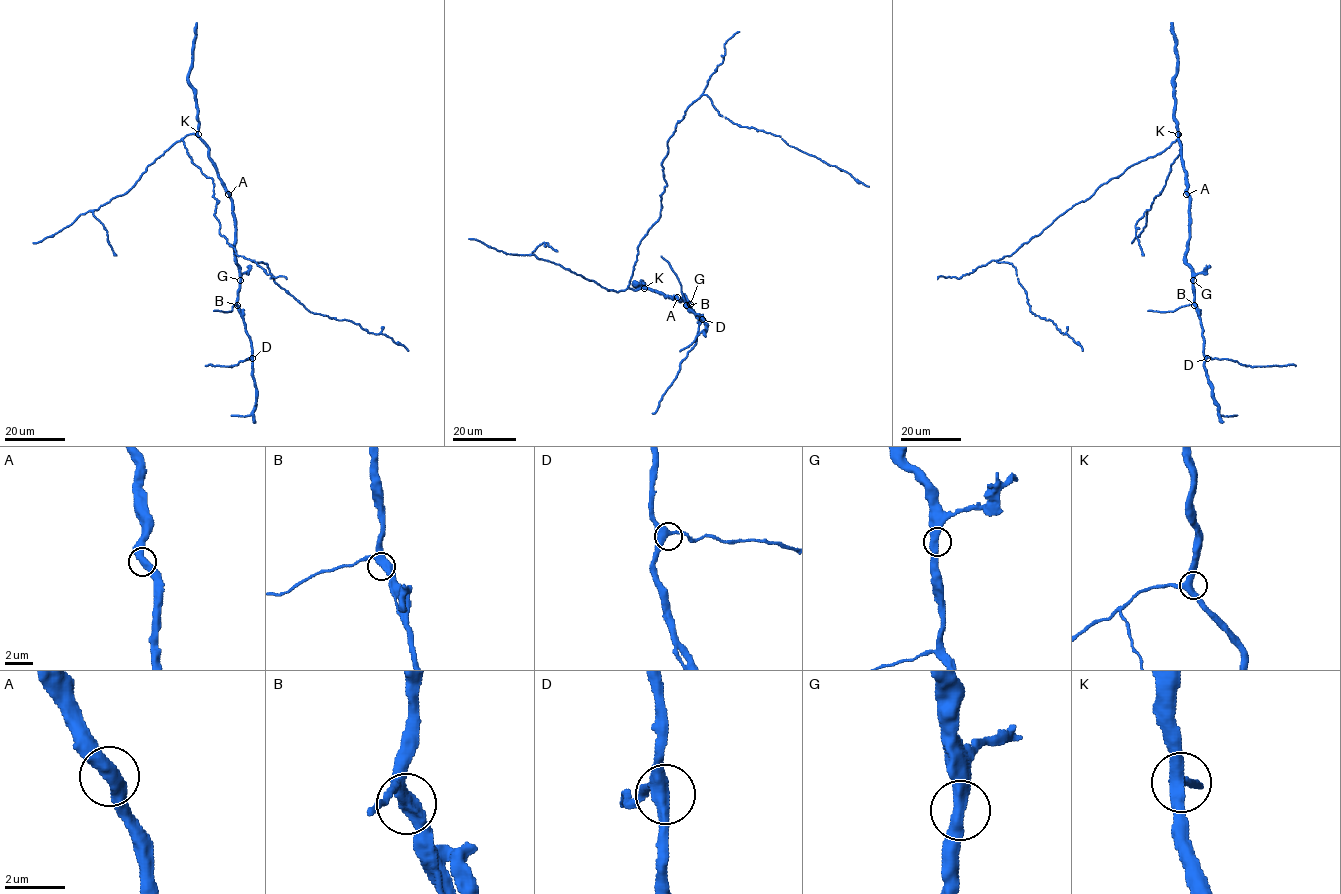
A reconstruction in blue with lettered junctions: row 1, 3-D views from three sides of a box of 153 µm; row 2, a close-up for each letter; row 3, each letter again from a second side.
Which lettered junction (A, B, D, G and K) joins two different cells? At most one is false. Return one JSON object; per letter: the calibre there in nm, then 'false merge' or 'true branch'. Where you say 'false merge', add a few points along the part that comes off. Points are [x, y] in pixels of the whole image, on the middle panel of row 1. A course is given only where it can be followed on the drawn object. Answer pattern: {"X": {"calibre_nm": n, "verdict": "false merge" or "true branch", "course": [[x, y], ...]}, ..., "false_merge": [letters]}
{"A": {"calibre_nm": 460, "verdict": "true branch"}, "B": {"calibre_nm": 400, "verdict": "true branch"}, "D": {"calibre_nm": 380, "verdict": "true branch"}, "G": {"calibre_nm": 460, "verdict": "true branch"}, "K": {"calibre_nm": 400, "verdict": "true branch"}, "false_merge": []}

